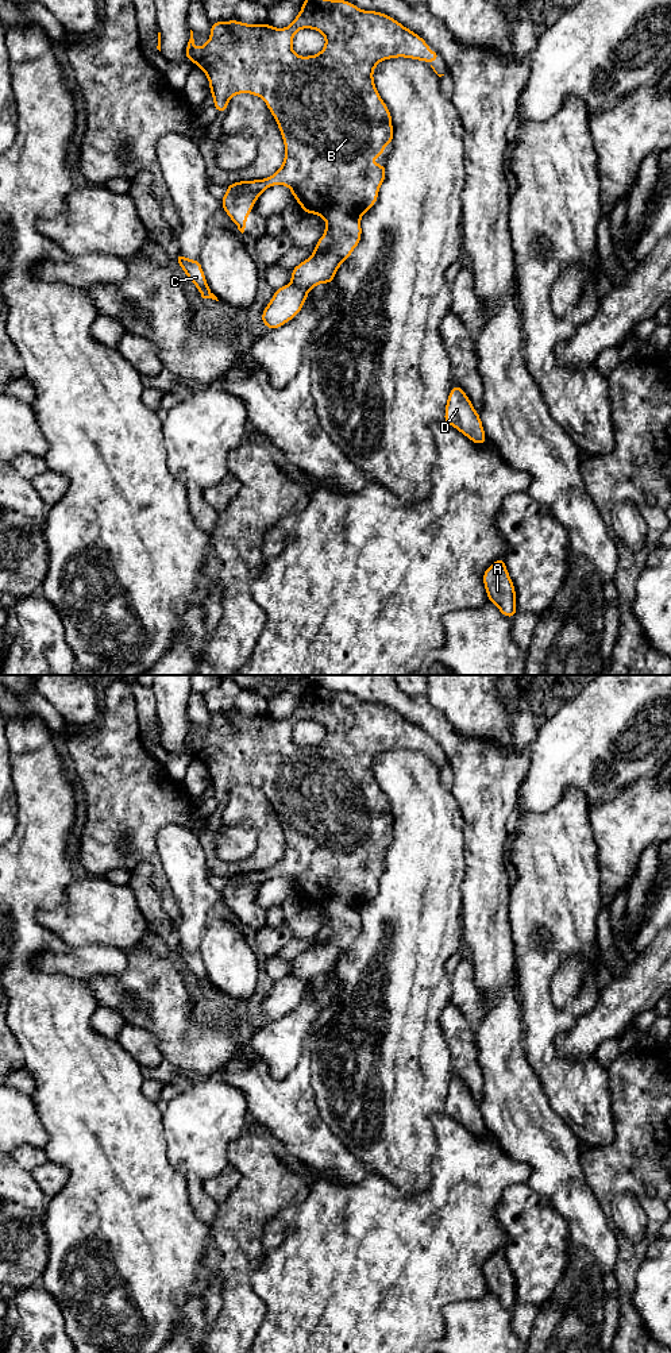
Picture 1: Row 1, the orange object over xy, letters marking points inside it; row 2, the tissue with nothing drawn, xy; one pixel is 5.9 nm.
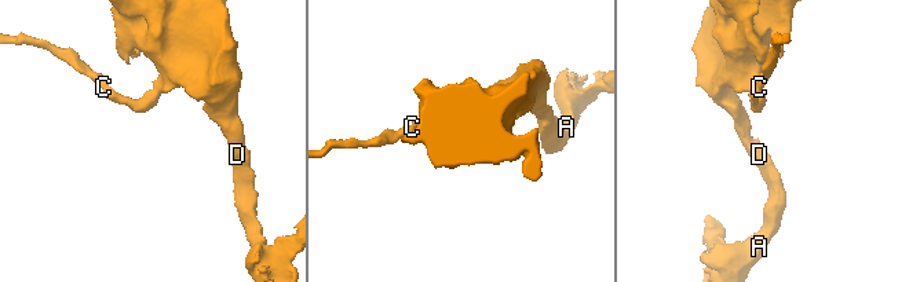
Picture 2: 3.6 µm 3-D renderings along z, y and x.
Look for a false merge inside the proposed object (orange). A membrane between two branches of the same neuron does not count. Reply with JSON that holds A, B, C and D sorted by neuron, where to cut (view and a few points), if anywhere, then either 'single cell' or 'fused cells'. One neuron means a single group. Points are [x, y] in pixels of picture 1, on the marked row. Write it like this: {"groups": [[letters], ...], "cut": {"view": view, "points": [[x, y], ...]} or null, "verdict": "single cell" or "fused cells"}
{"groups": [["A", "B", "D"], ["C"]], "cut": {"view": "xy", "points": [[292, 281], [307, 292]]}, "verdict": "fused cells"}

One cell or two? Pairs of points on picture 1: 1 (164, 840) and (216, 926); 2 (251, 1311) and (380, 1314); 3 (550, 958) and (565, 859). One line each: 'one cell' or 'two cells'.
1: two cells
2: two cells
3: one cell

